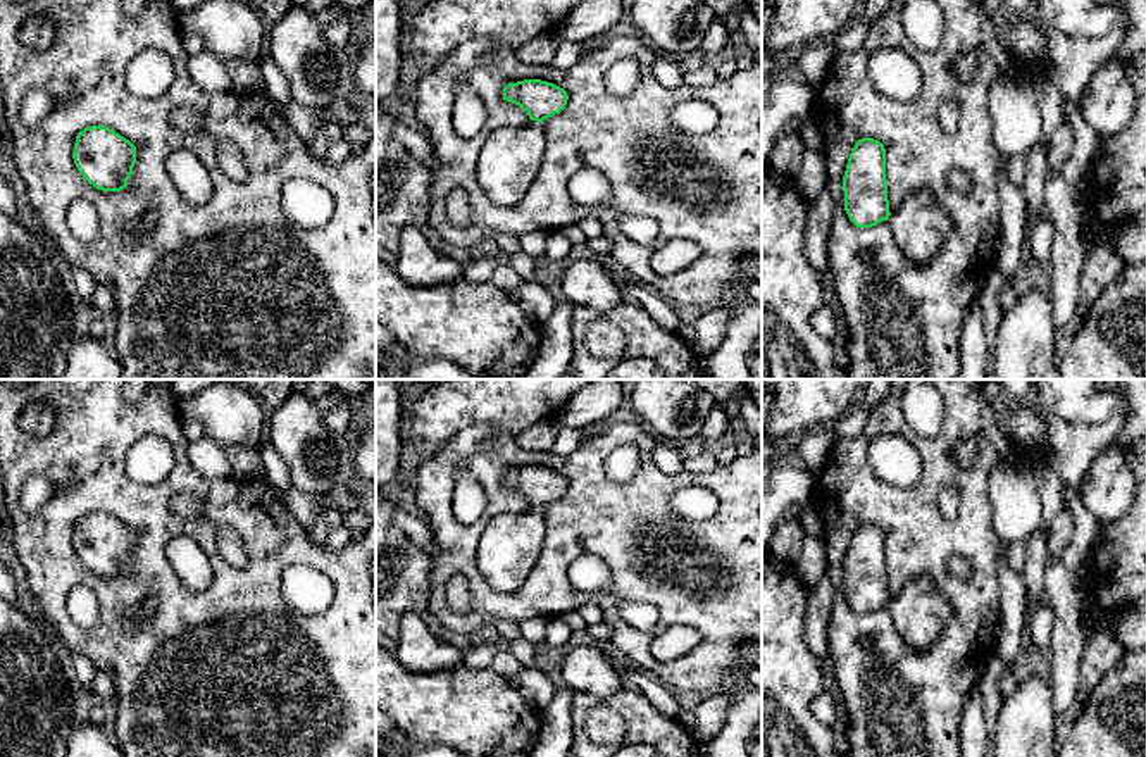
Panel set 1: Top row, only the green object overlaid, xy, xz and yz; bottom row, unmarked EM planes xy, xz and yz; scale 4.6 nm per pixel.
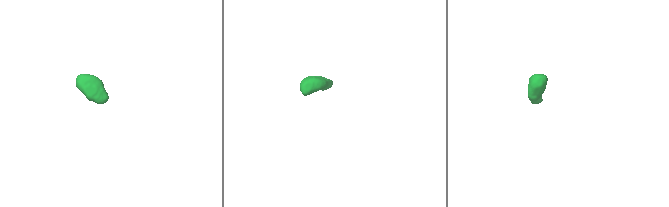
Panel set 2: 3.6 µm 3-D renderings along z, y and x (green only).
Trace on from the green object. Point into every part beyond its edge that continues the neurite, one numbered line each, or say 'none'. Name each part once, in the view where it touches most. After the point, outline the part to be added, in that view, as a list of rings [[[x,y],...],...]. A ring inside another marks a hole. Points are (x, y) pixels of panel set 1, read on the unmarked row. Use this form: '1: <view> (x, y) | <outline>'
1: xz (510, 544) | [[[541,509],[493,517],[477,545],[477,569],[501,593],[517,590],[543,552],[546,521]]]

